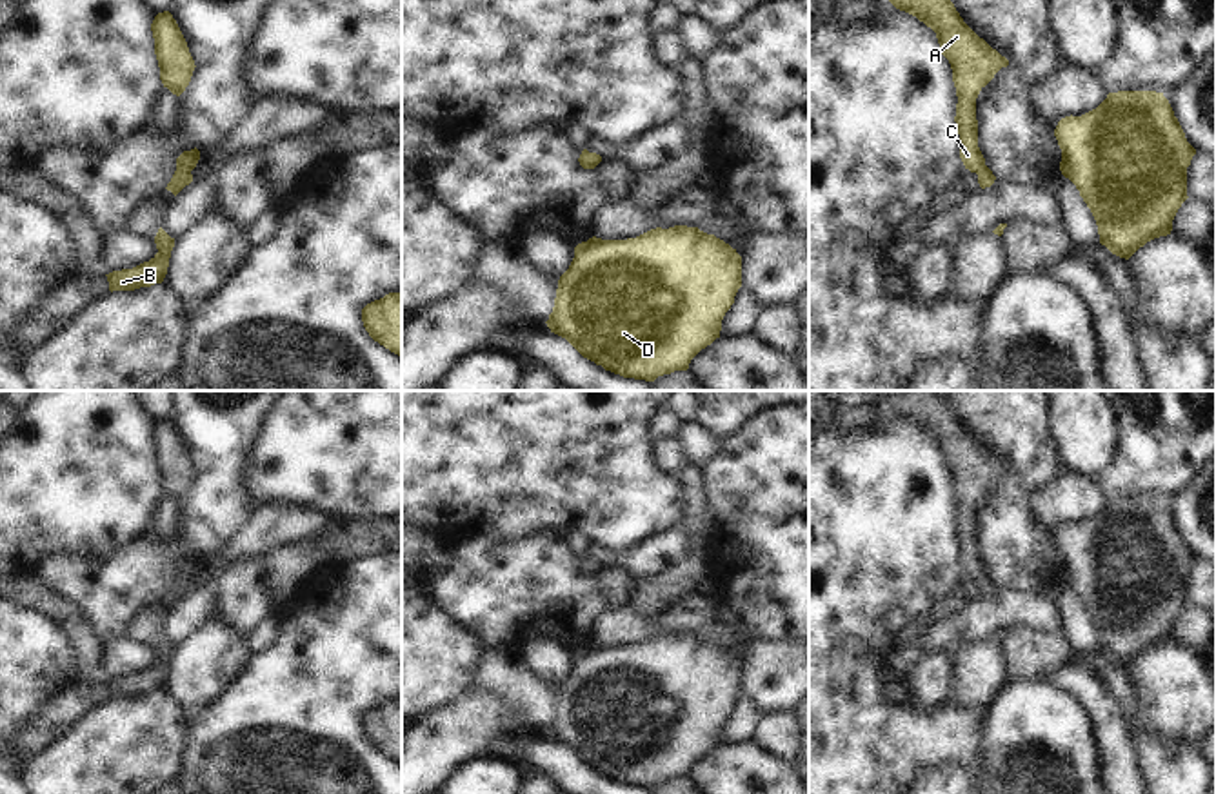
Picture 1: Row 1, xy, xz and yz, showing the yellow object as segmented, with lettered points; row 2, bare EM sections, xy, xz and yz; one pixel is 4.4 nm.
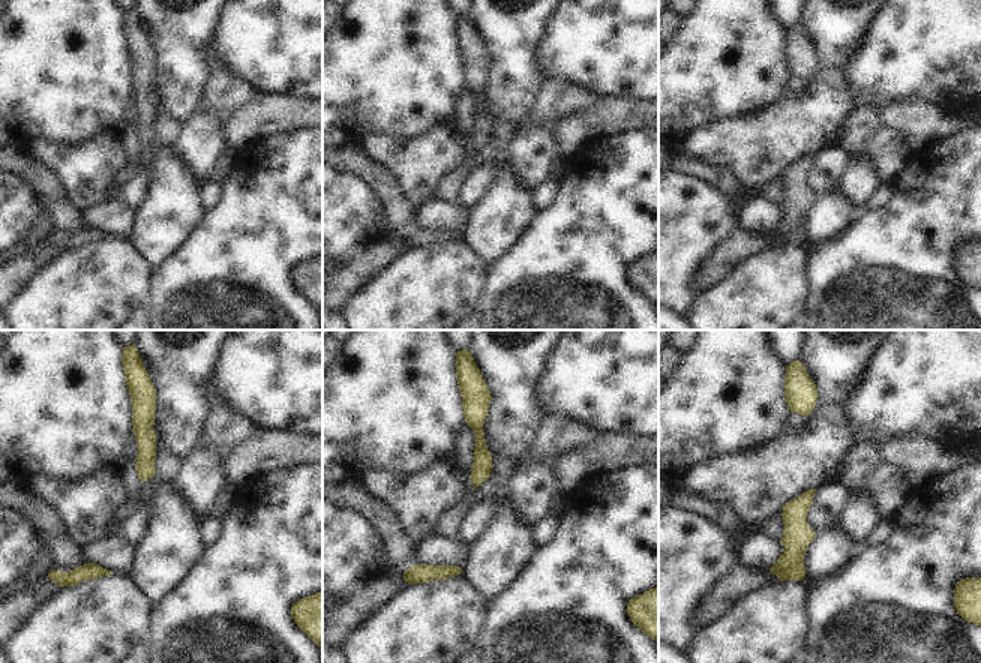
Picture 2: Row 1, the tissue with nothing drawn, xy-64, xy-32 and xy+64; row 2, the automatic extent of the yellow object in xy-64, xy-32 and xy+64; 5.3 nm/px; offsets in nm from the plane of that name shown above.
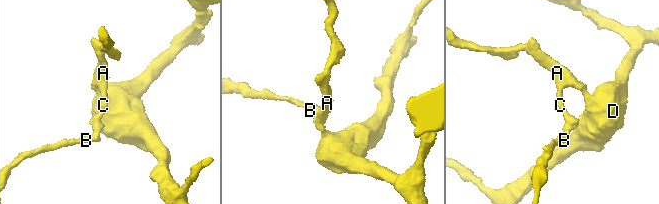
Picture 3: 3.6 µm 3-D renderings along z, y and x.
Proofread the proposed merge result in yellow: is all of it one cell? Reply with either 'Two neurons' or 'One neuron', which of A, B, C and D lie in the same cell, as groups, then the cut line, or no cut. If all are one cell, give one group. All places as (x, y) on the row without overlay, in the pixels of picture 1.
One neuron. Groups: A B C D. No split.

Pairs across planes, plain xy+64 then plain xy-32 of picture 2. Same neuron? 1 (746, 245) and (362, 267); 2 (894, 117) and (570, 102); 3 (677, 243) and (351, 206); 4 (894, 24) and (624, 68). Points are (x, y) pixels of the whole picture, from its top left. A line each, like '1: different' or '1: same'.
1: same
2: same
3: same
4: same

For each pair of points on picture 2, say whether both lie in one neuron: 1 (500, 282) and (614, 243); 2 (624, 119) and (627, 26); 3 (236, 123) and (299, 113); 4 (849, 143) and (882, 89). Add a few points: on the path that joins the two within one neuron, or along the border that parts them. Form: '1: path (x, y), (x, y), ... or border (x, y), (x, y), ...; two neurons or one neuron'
1: path (528, 281), (551, 281), (585, 246); one neuron
2: border (597, 96), (636, 98), (642, 101); two neurons
3: path (251, 122), (266, 114), (284, 114); one neuron
4: border (905, 99), (884, 107), (855, 108); two neurons

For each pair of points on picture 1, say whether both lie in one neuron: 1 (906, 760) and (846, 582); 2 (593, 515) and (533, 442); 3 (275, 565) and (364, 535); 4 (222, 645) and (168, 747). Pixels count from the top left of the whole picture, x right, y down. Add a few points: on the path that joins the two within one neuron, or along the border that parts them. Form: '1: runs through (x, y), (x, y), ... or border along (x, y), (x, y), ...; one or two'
1: runs through (862, 716), (846, 700), (846, 625); one
2: runs through (588, 496), (551, 460); one
3: runs through (297, 560), (342, 542); one
4: runs through (200, 671), (193, 684), (168, 709), (168, 722); one

